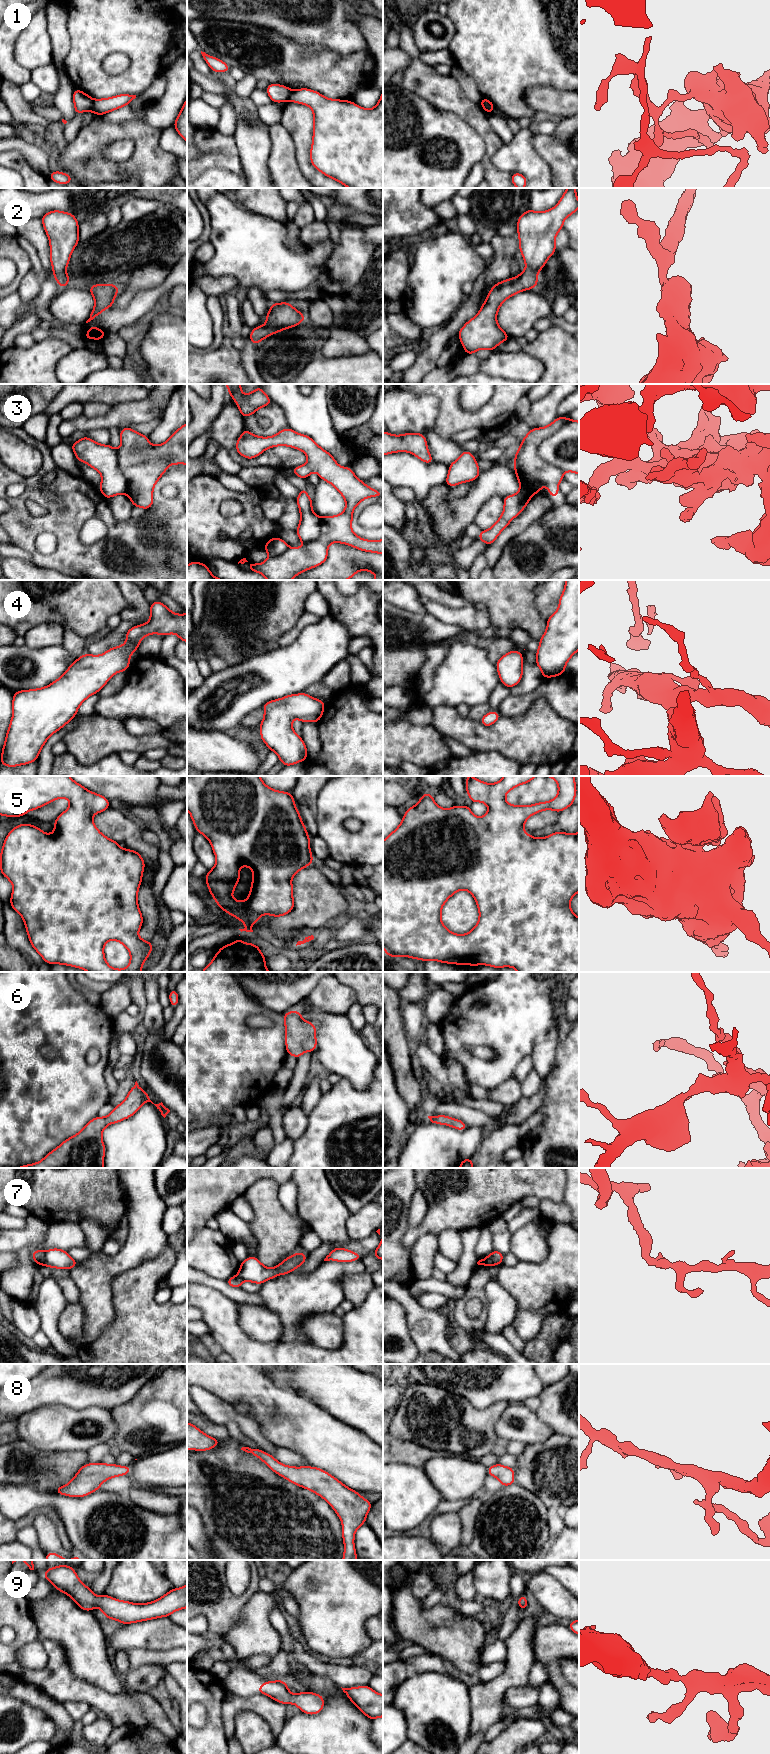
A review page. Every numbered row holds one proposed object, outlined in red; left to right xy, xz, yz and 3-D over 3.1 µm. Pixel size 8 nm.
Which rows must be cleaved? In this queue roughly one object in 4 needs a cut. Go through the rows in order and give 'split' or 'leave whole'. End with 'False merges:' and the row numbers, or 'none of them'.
1: split
2: leave whole
3: leave whole
4: leave whole
5: leave whole
6: leave whole
7: split
8: leave whole
9: leave whole
False merges: 1, 7

